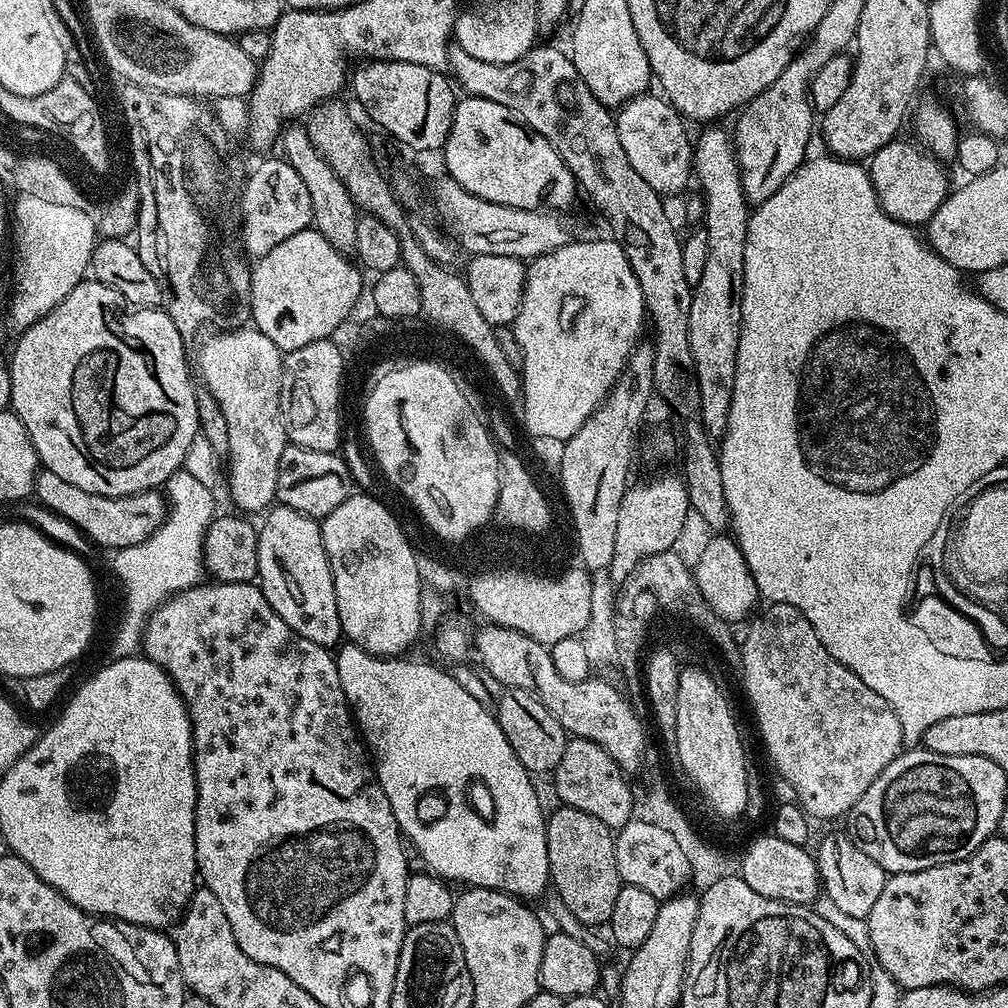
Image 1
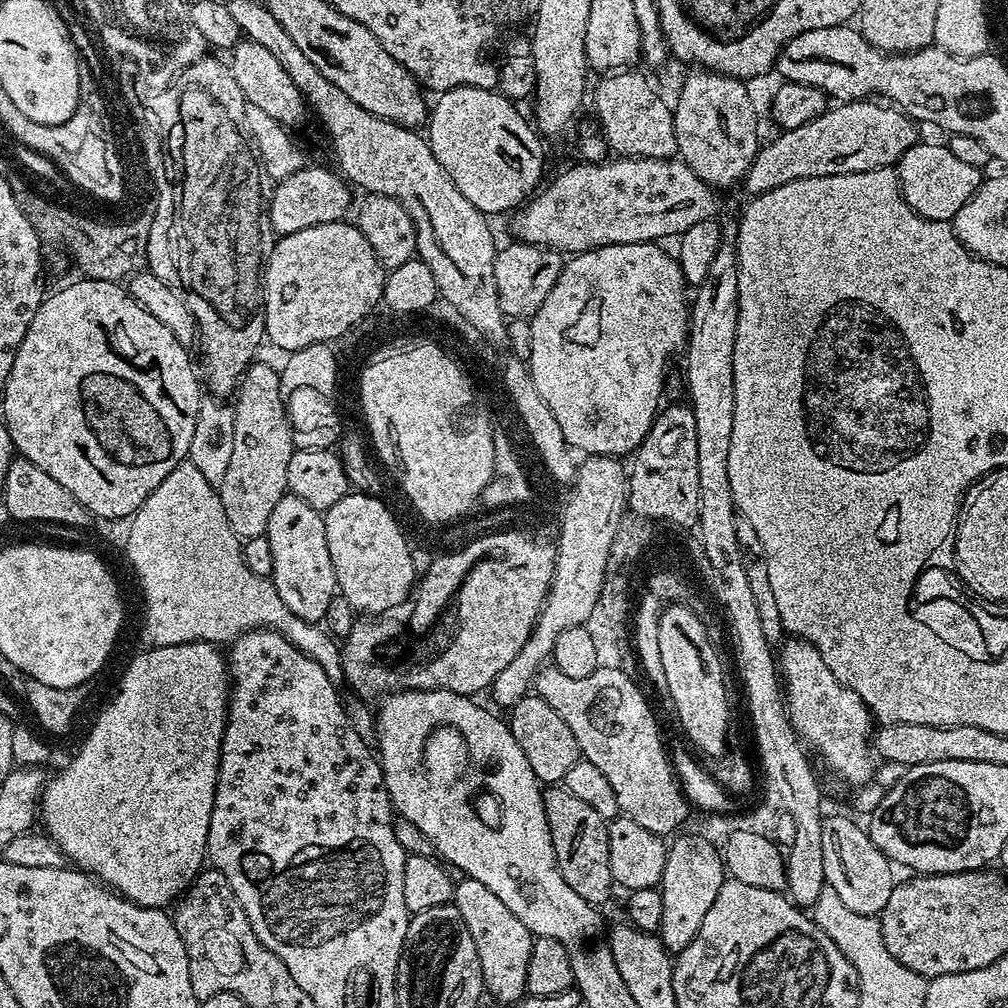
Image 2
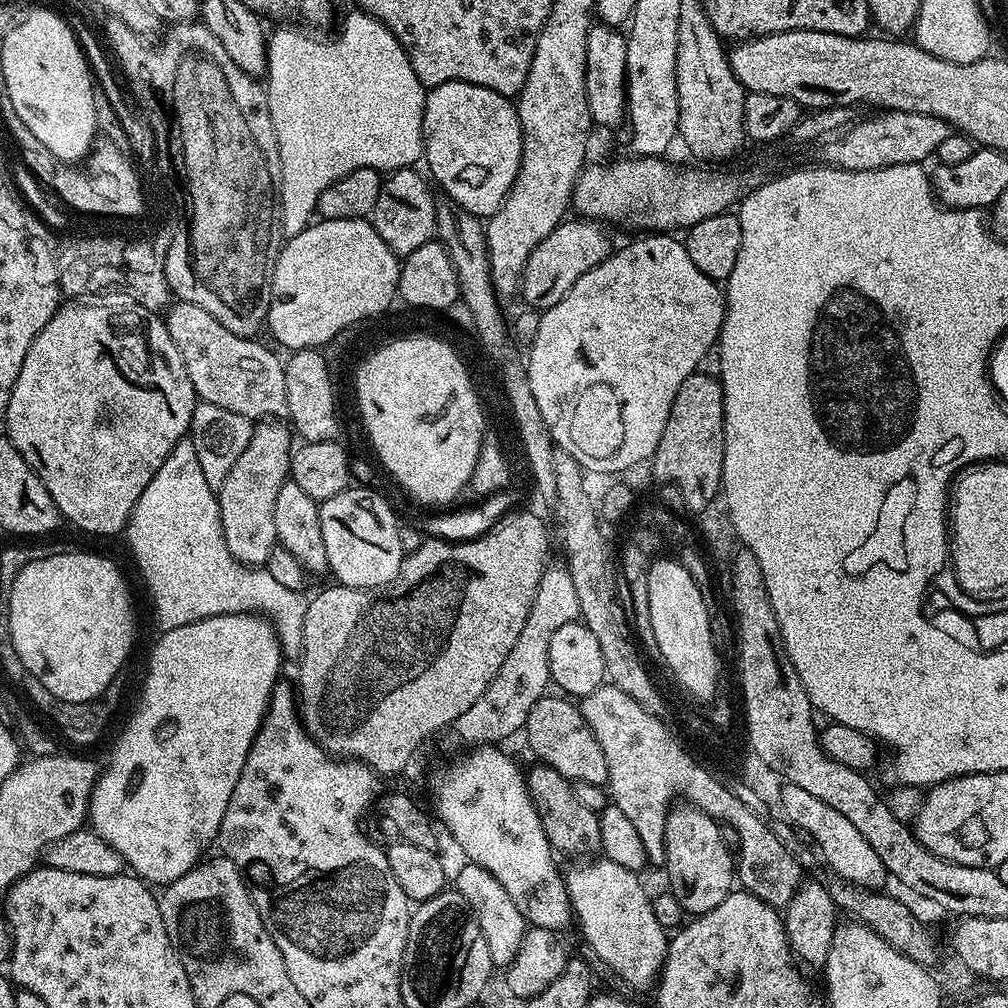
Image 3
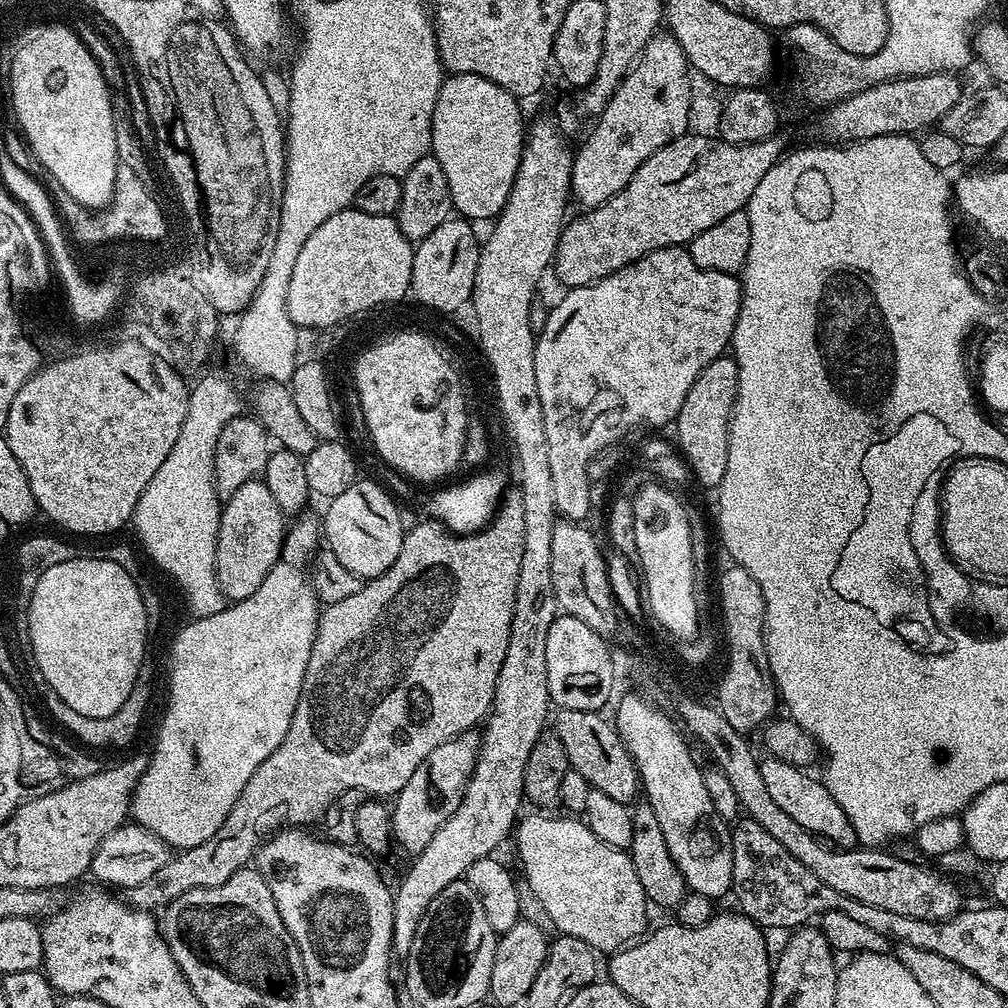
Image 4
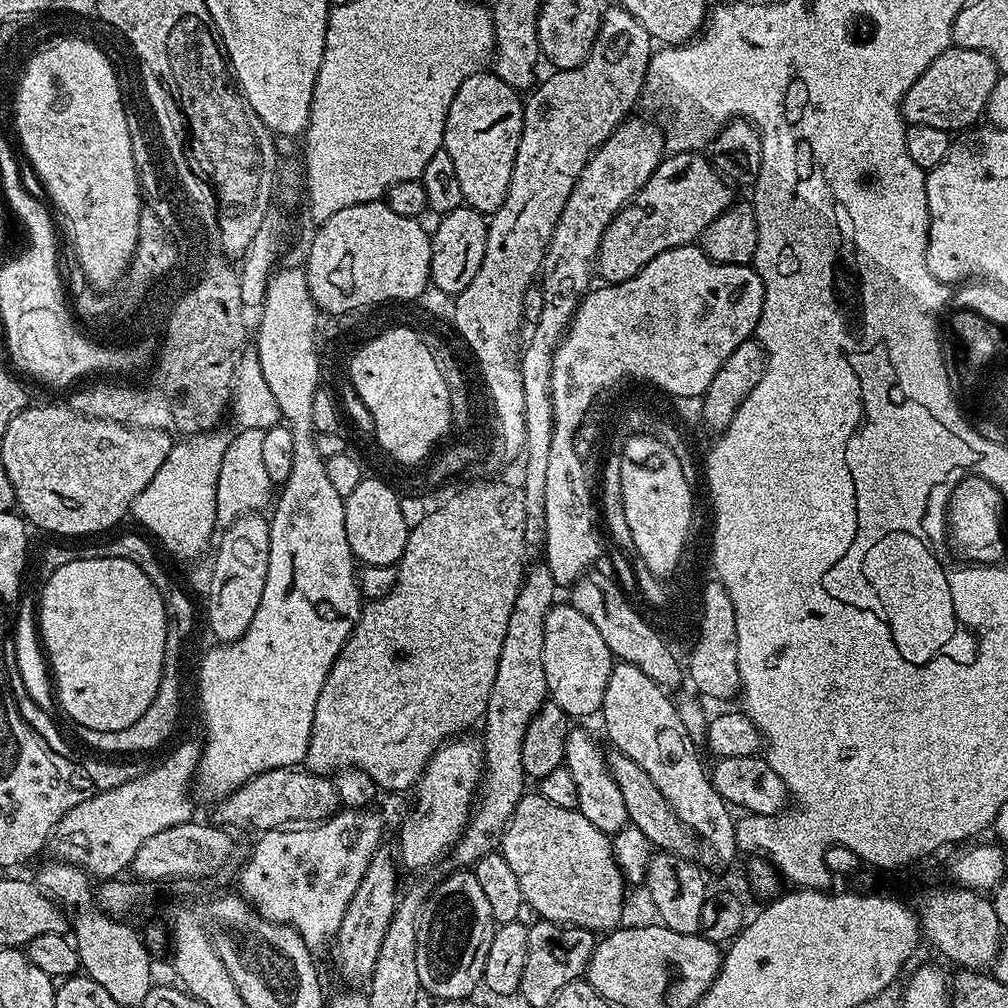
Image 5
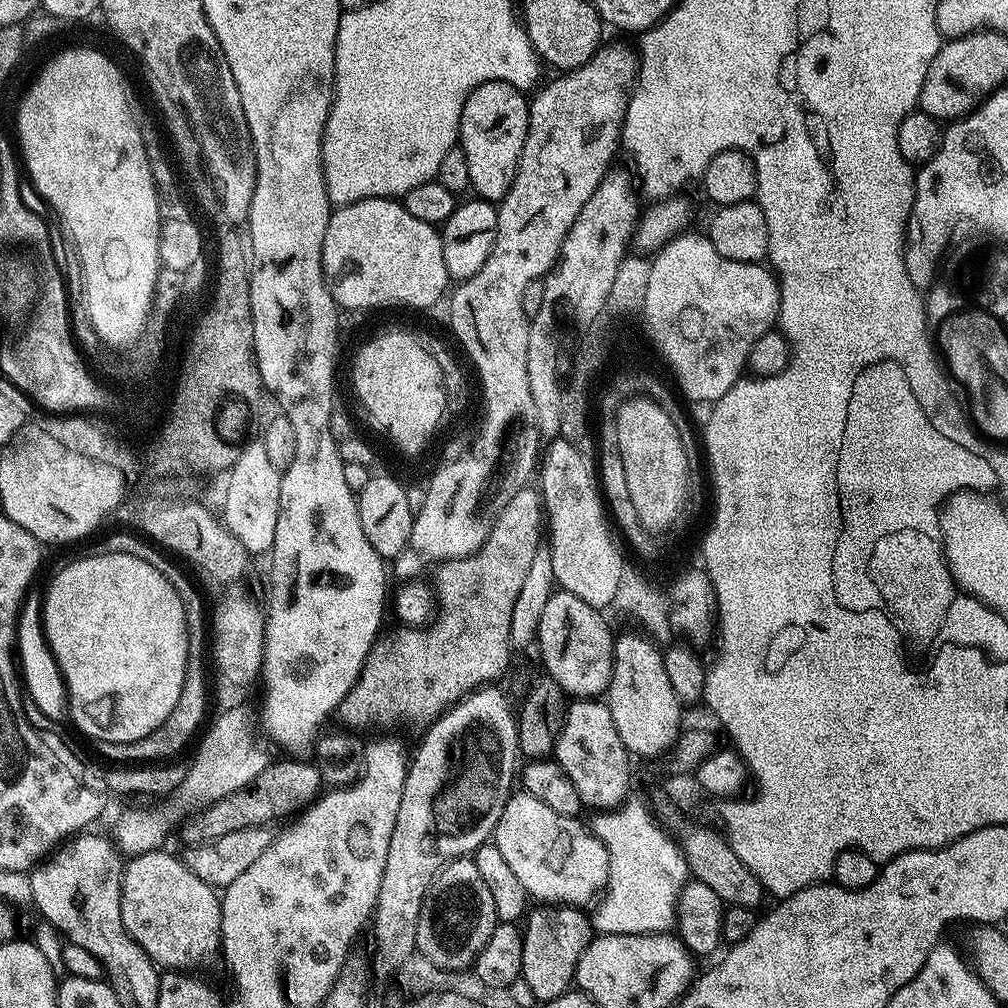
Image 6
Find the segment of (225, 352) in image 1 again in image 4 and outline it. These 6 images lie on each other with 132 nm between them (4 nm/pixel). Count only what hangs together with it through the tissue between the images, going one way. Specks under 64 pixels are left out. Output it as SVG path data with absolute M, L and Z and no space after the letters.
M263 479L248 480L244 485L239 486L232 497L223 501L216 543L216 577L225 601L235 602L250 598L250 594L254 594L254 590L262 586L266 574L270 574L270 570L282 558L285 531L286 514L278 506L278 502L274 502L270 490L266 490Z

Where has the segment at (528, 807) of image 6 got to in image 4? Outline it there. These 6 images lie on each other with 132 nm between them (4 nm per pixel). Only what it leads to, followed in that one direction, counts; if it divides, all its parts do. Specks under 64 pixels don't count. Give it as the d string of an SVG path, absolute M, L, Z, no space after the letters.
M568 814L536 815L540 816L525 815L517 823L514 841L528 888L552 919L555 931L582 938L600 954L611 954L643 937L649 927L650 901L634 874L631 855L623 848L606 846L583 819Z

